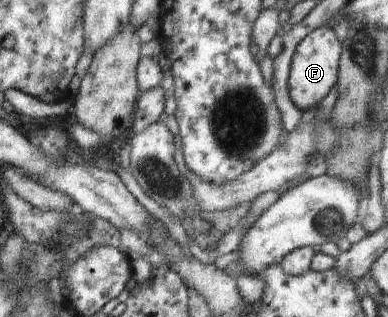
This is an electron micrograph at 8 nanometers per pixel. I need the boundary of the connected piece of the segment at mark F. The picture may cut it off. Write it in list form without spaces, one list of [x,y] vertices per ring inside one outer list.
[[[321,26],[306,35],[295,48],[288,77],[290,98],[301,110],[318,107],[338,80],[338,63],[342,52],[342,43],[337,40],[331,27]]]

